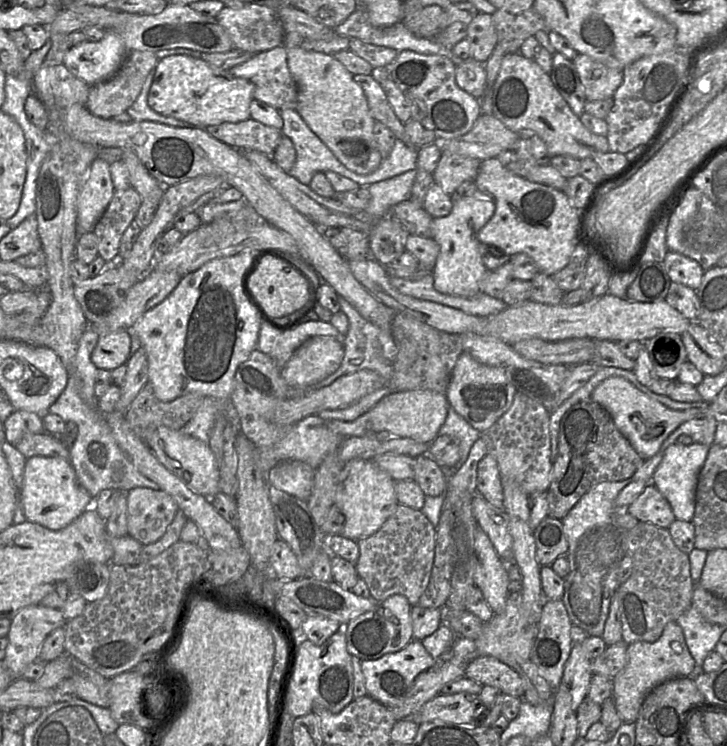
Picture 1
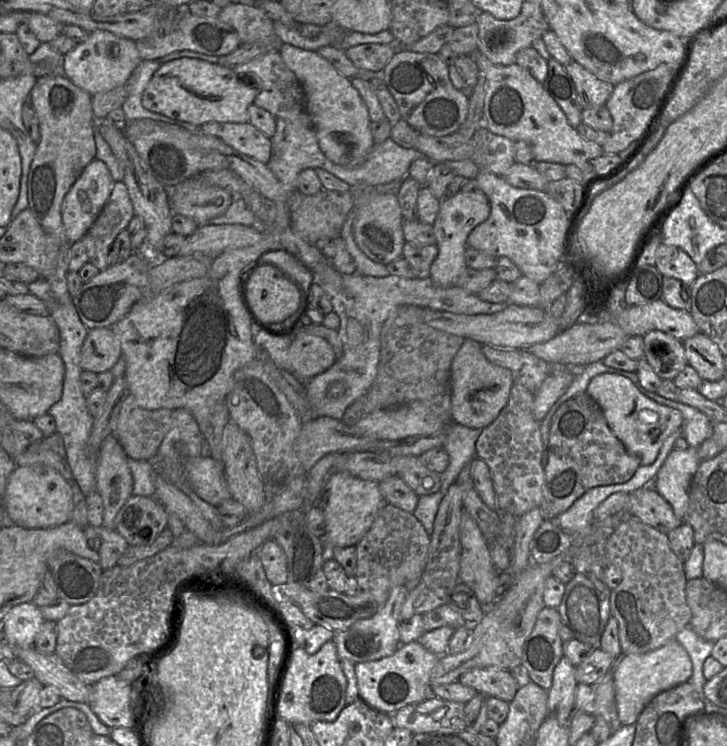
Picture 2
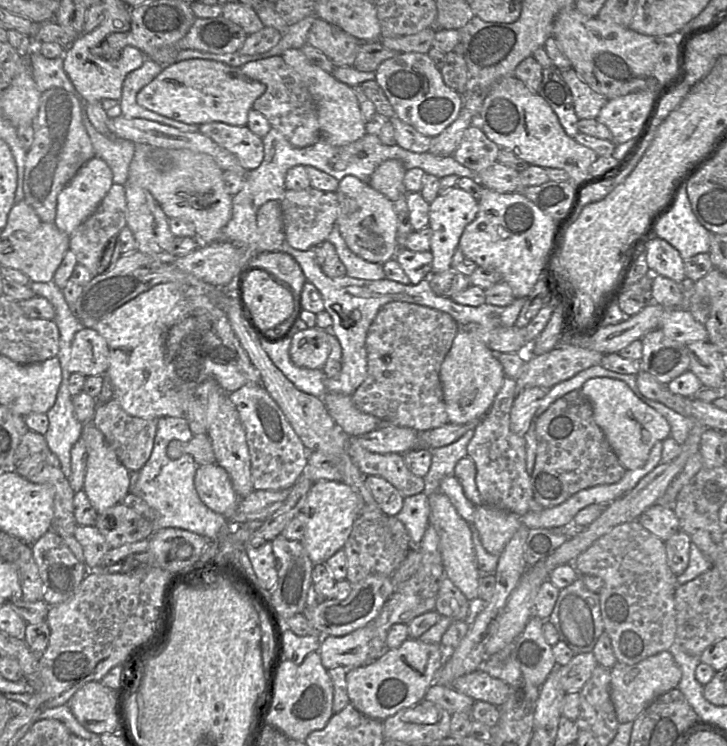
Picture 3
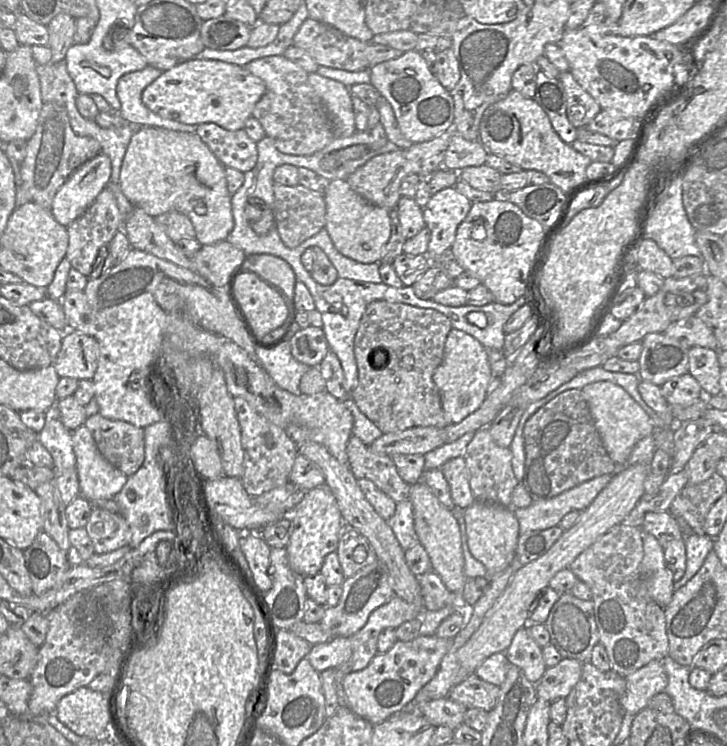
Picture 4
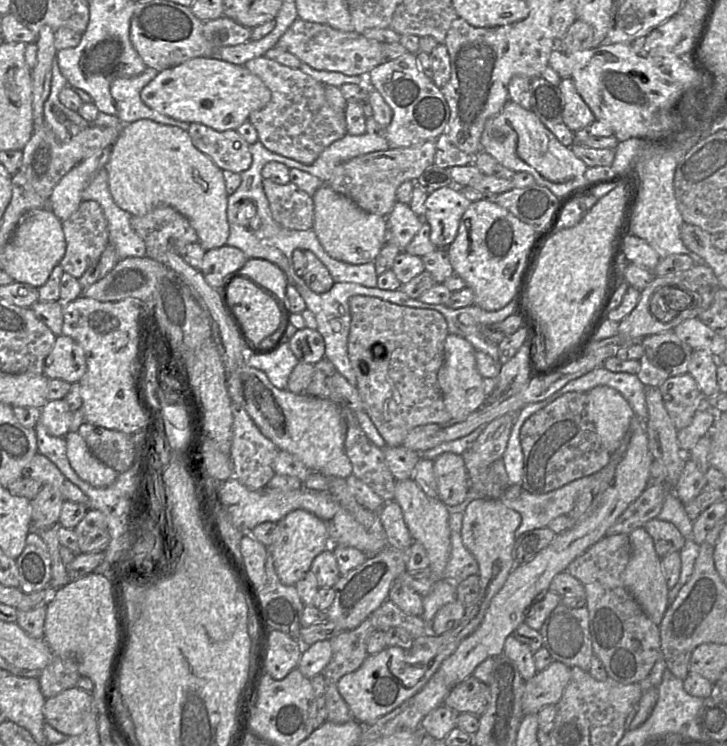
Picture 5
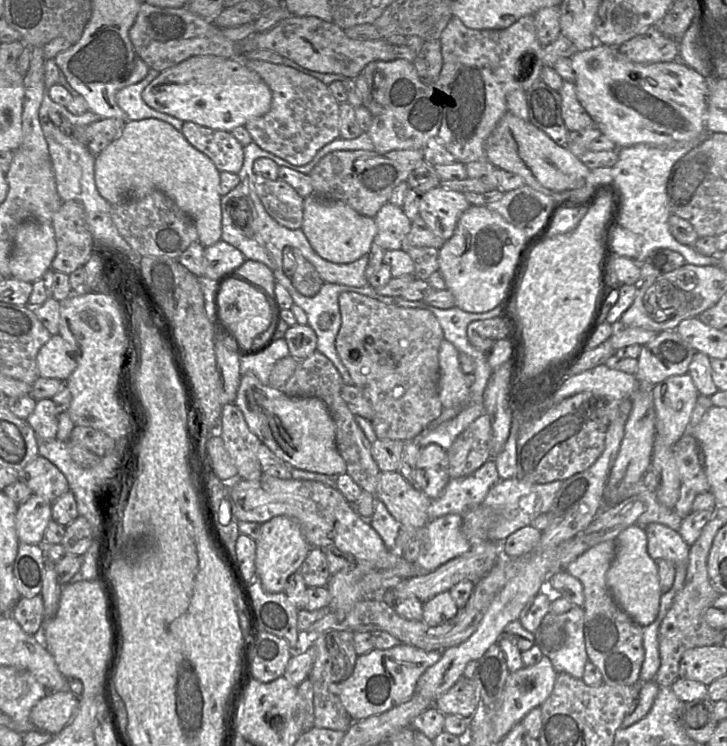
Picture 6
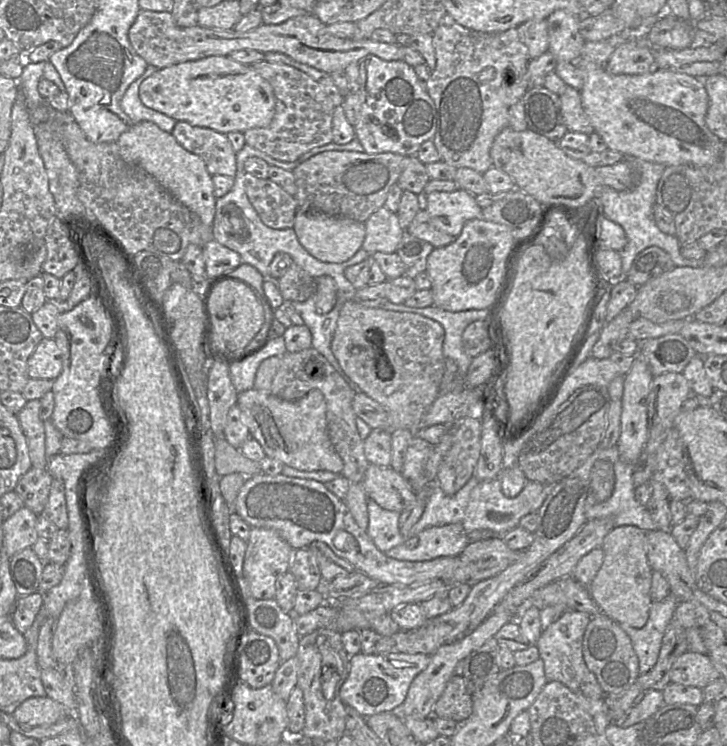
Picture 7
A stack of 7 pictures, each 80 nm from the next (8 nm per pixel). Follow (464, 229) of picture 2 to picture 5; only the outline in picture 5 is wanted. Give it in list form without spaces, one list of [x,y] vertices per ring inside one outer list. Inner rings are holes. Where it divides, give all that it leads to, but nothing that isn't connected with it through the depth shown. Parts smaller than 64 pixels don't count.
[[[455,185],[441,187],[428,195],[423,220],[430,226],[430,240],[436,248],[447,248],[453,242],[460,220],[471,203]]]

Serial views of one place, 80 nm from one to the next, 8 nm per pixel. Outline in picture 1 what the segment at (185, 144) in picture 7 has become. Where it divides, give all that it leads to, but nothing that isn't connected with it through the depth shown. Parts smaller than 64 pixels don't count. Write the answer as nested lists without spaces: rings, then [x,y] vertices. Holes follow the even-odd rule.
[[[252,118],[231,123],[223,122],[205,128],[217,140],[239,150],[252,150],[272,156],[282,132]]]

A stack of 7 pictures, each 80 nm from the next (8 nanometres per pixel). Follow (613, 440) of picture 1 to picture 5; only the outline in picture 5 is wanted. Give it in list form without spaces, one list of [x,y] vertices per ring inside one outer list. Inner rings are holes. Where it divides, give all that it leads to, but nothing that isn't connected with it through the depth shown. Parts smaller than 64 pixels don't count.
[[[568,392],[531,415],[522,425],[522,487],[531,494],[545,494],[604,468],[610,454],[588,417],[585,392]]]

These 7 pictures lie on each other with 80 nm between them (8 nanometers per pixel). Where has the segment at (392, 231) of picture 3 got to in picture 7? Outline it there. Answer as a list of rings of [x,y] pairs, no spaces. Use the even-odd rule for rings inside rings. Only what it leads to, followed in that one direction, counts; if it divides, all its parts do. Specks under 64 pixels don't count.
[[[297,211],[292,228],[301,246],[314,258],[327,263],[342,263],[353,257],[365,238],[364,223],[316,212]]]

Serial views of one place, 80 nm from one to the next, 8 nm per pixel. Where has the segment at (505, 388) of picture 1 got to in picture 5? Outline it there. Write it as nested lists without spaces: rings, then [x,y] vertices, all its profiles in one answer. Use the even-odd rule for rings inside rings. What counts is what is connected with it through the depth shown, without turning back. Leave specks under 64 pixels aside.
[[[449,333],[445,339],[443,365],[438,371],[437,380],[451,419],[465,419],[480,408],[487,397],[484,378],[476,365],[475,348],[466,339],[456,334]]]

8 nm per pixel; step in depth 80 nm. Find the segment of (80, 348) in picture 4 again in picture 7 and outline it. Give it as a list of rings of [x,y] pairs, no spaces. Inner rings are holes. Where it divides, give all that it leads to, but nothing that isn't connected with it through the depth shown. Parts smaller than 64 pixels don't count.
[[[43,338],[27,360],[27,374],[30,379],[55,380],[62,366],[62,352],[54,338]]]

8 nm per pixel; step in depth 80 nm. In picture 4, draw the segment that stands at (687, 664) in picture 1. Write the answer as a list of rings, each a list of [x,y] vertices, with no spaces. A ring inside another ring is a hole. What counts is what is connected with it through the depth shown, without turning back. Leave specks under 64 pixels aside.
[[[653,660],[626,677],[626,691],[620,698],[625,714],[635,716],[653,696],[665,692],[668,684],[663,660]]]

